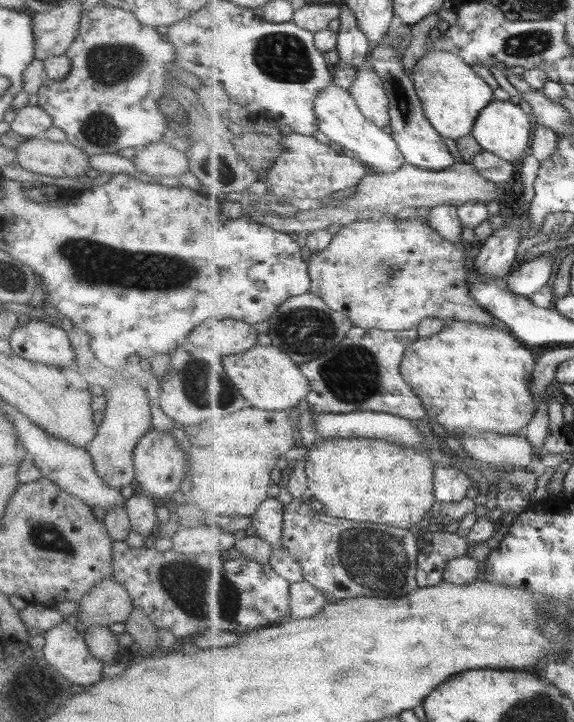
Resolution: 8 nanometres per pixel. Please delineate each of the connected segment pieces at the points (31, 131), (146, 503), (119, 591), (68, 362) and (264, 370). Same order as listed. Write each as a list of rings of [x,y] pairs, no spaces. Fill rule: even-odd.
[[[27,105],[17,110],[11,130],[24,137],[39,137],[53,126],[52,118],[41,105]]]
[[[145,492],[134,493],[124,506],[127,516],[129,517],[131,530],[141,534],[143,538],[148,538],[156,524],[160,523],[157,520],[156,506],[152,500],[152,497]]]
[[[110,575],[98,581],[86,593],[78,608],[78,618],[68,616],[67,620],[73,624],[80,620],[86,628],[90,625],[108,626],[115,622],[124,623],[134,608],[126,588]]]
[[[30,318],[24,326],[17,325],[9,343],[16,356],[32,362],[71,367],[76,360],[68,332],[35,318]]]
[[[258,346],[252,352],[225,357],[226,370],[252,407],[262,410],[283,411],[293,409],[308,399],[313,384],[288,352],[276,346]]]

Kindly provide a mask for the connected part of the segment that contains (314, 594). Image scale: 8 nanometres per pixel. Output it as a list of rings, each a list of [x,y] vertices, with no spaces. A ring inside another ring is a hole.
[[[308,580],[292,584],[293,602],[290,618],[309,619],[318,616],[329,603],[327,595]]]

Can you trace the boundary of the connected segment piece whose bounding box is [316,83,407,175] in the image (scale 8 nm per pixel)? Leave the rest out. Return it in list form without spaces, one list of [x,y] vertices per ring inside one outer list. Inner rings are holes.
[[[332,83],[318,95],[316,113],[322,133],[342,147],[349,148],[358,154],[360,160],[368,165],[372,174],[392,173],[406,164],[406,155],[402,152],[394,135],[384,132],[384,128],[369,120],[360,108],[356,97],[342,85]]]

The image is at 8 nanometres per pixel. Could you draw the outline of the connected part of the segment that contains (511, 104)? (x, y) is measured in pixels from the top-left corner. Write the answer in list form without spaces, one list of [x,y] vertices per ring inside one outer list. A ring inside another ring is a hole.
[[[494,100],[482,112],[473,135],[486,151],[493,152],[504,160],[520,166],[522,158],[526,156],[526,152],[532,144],[532,132],[535,132],[537,125],[532,124],[532,120],[532,114],[526,114],[519,103],[511,100]]]

